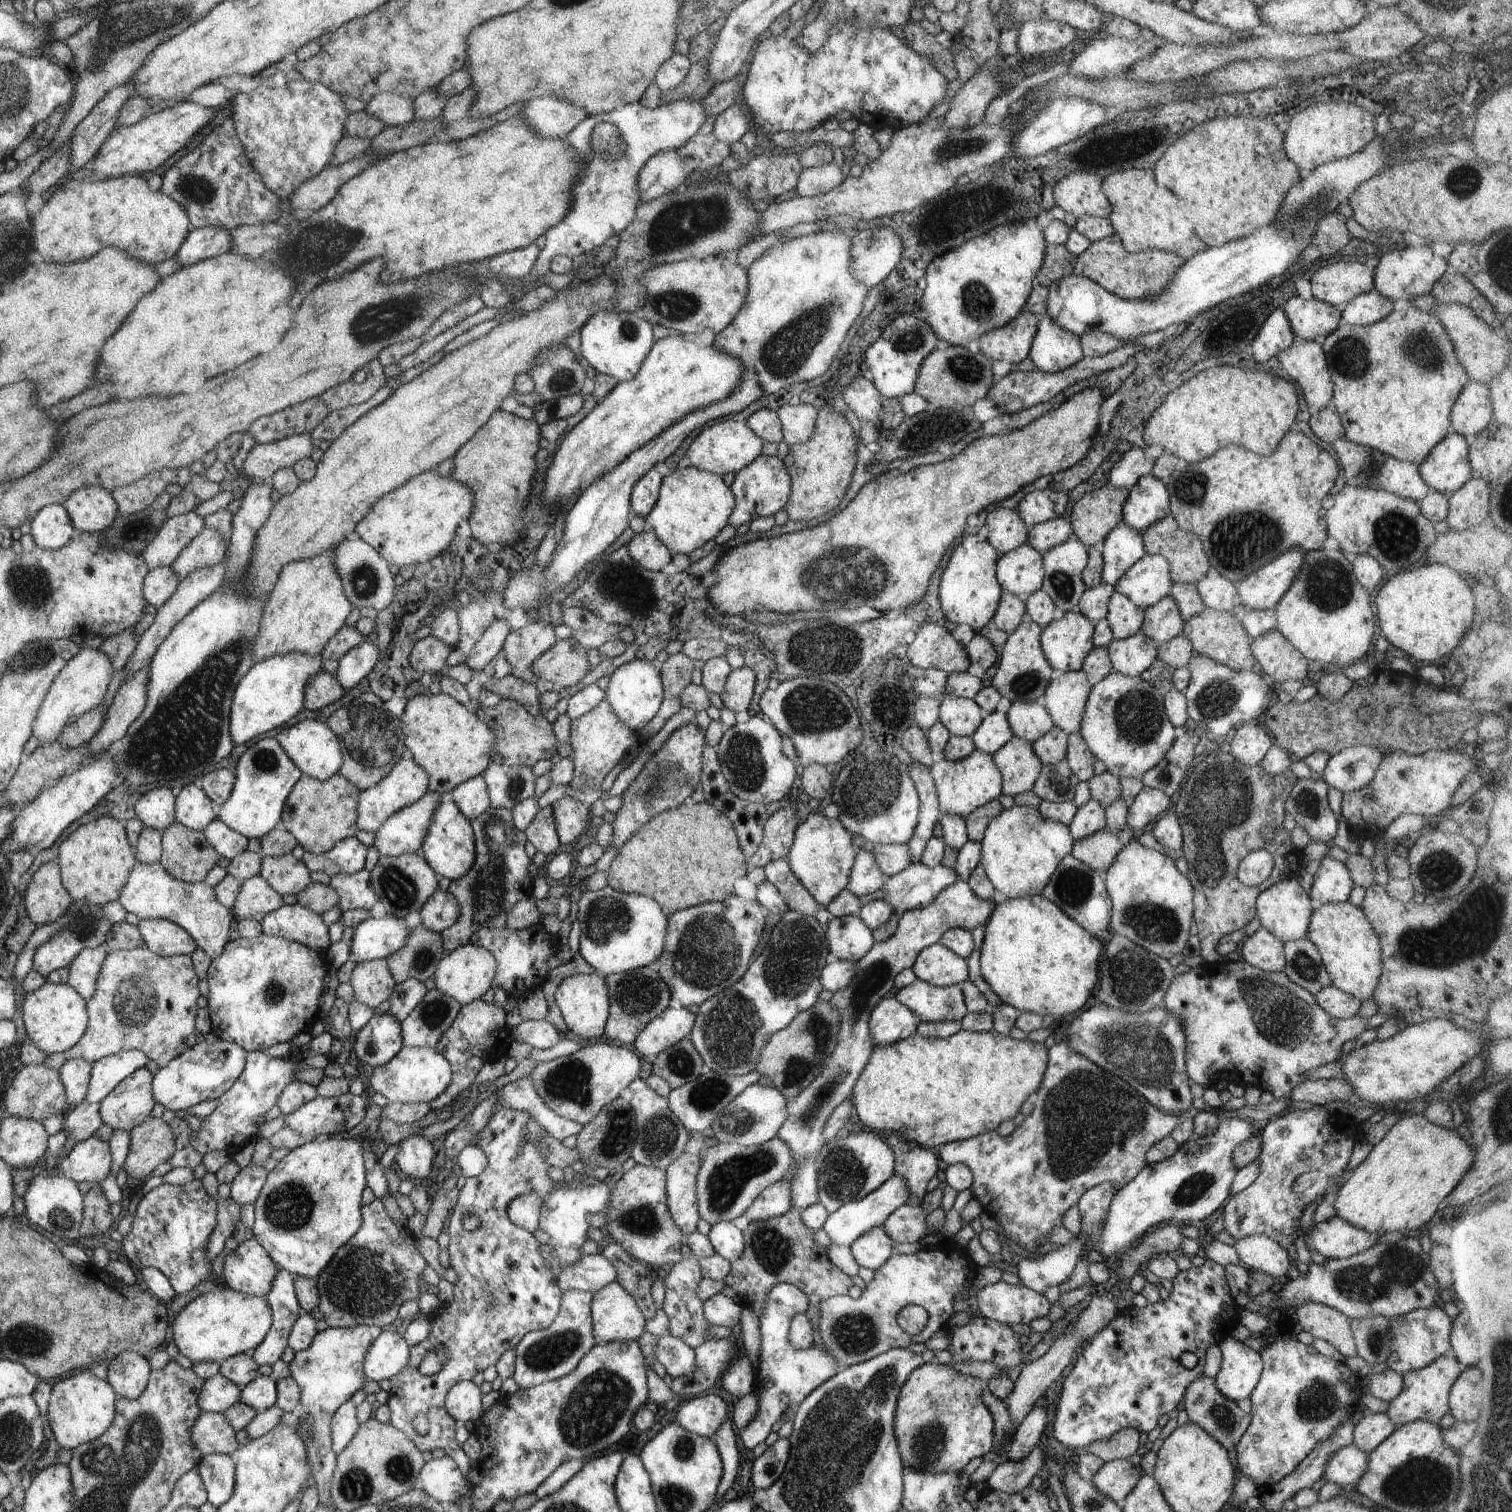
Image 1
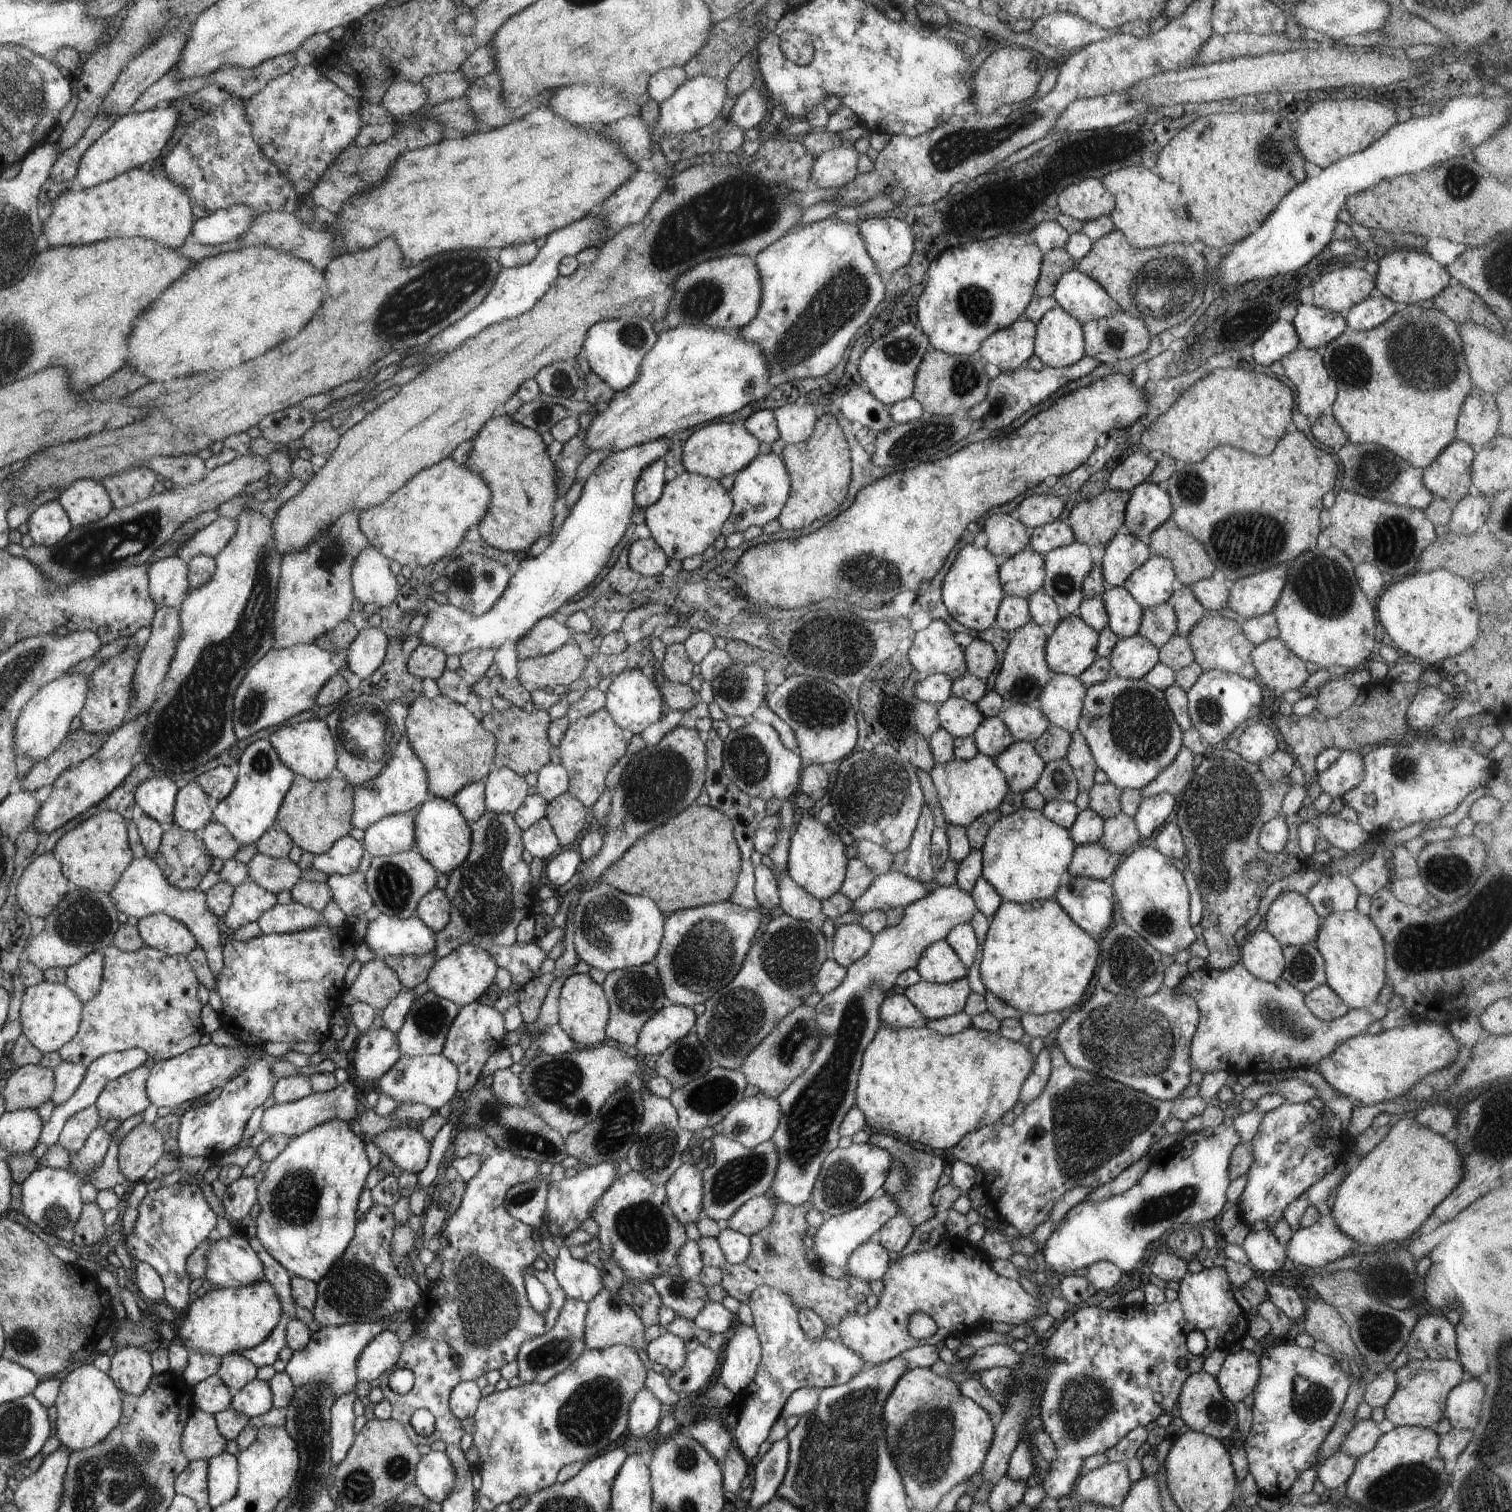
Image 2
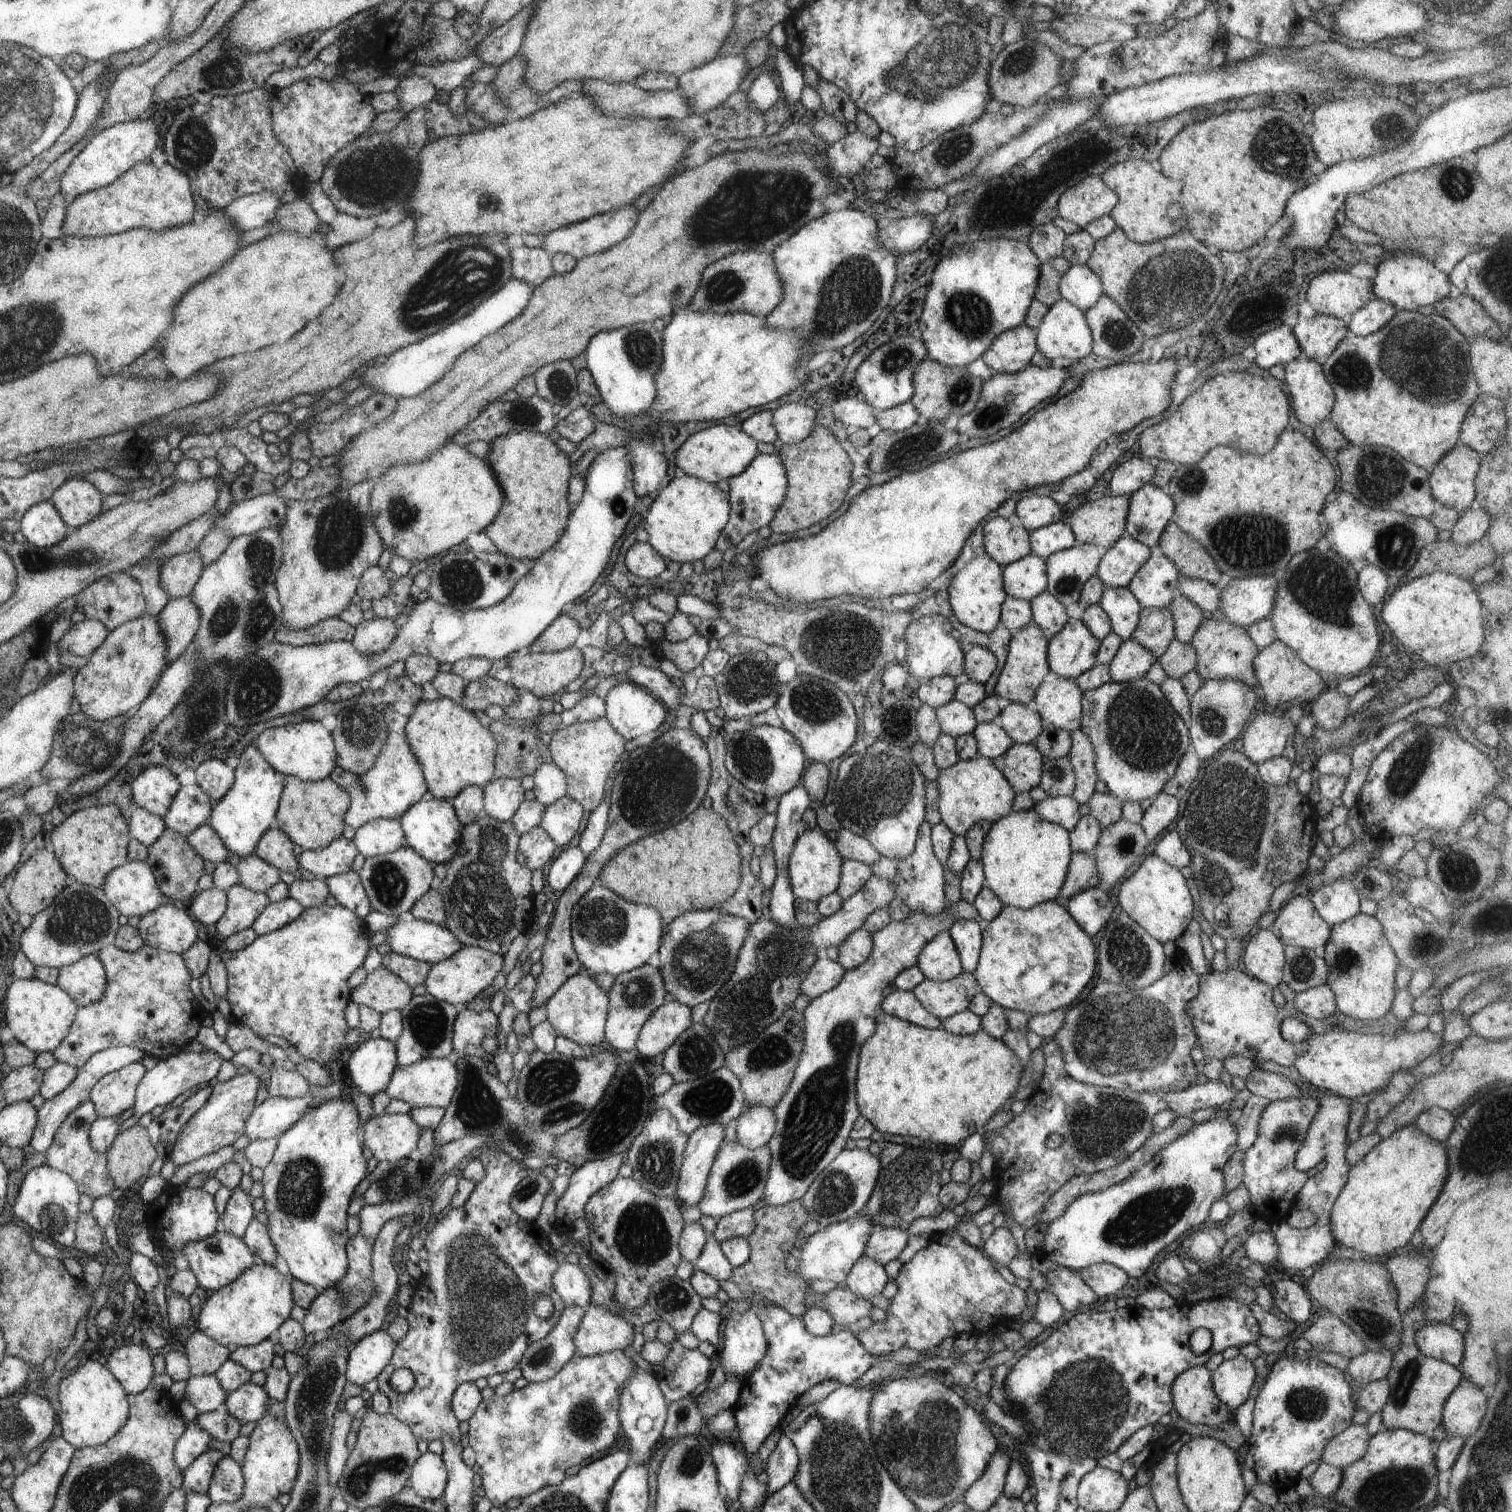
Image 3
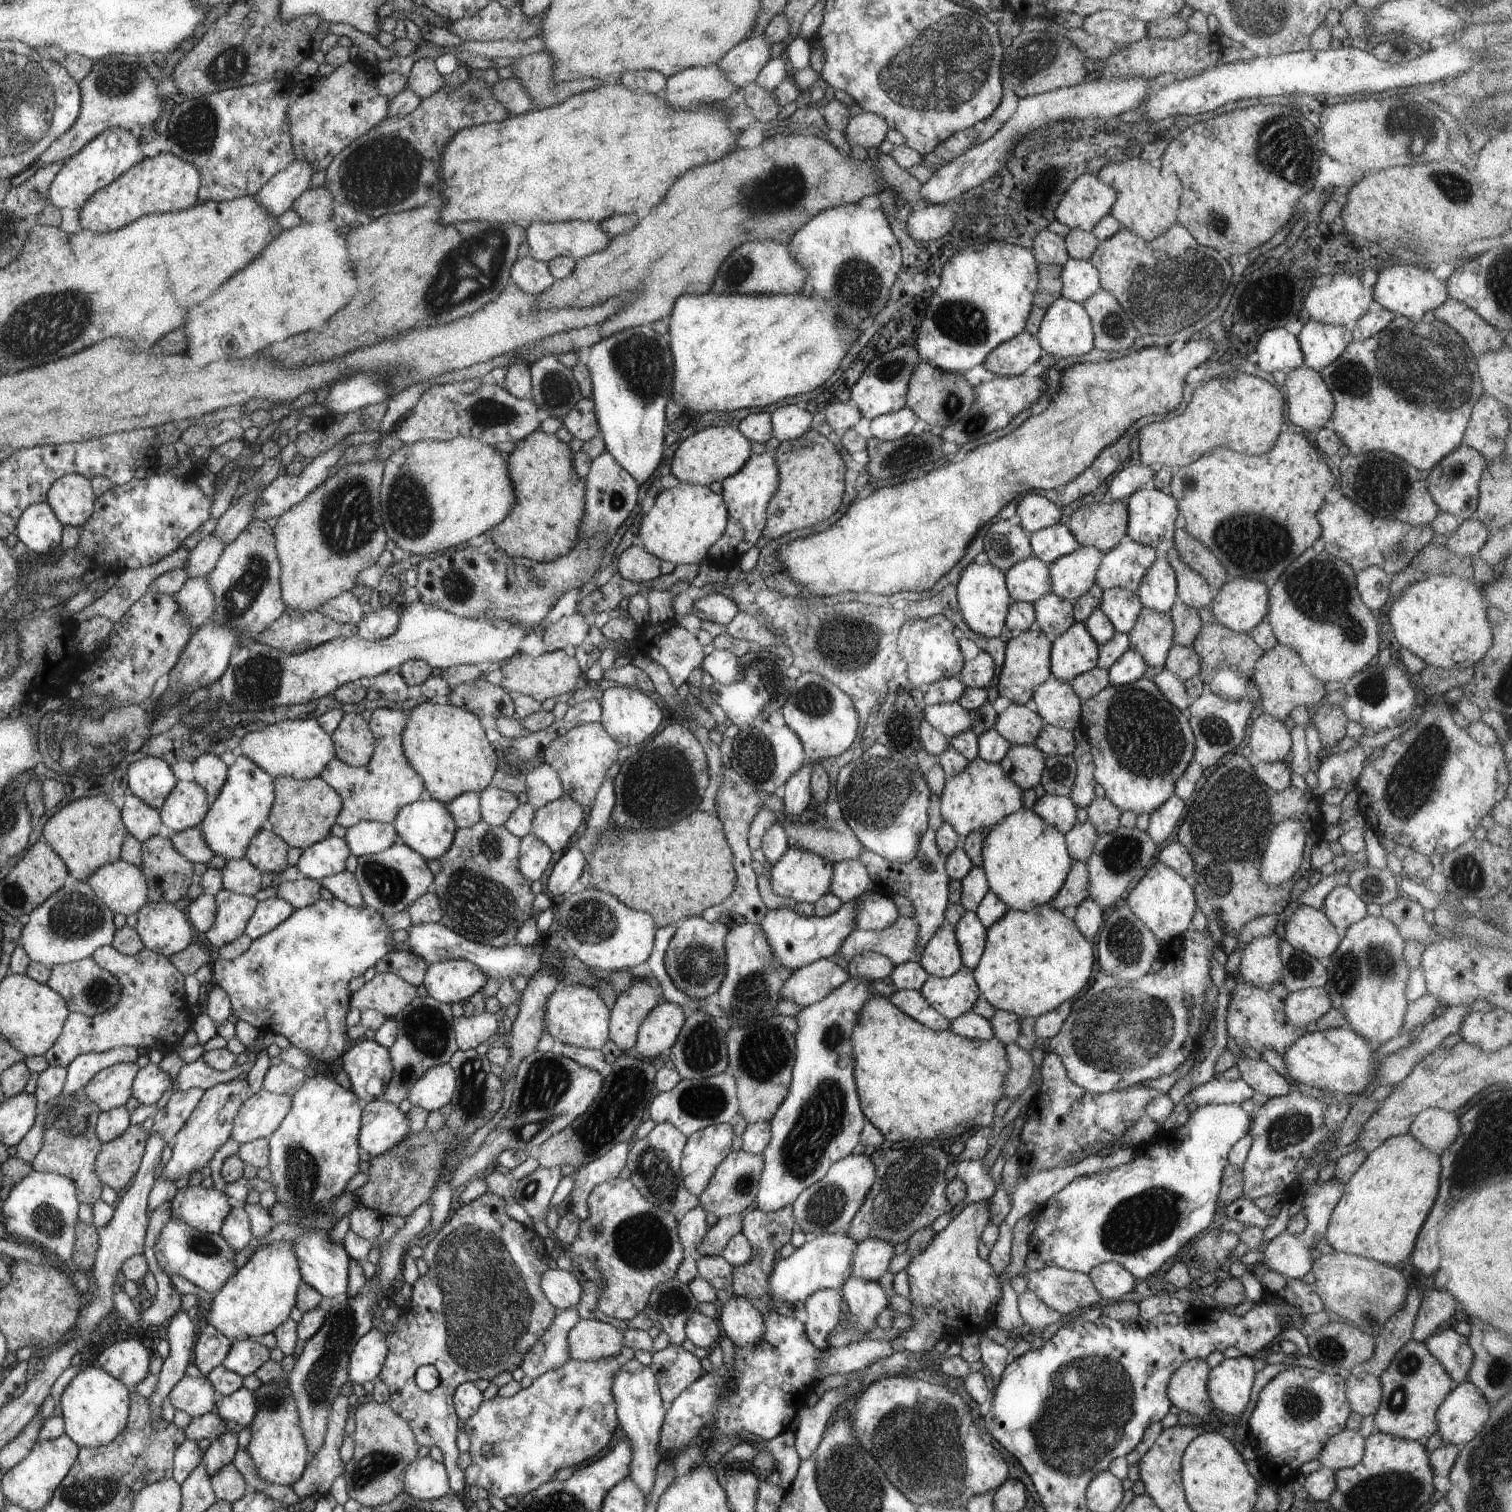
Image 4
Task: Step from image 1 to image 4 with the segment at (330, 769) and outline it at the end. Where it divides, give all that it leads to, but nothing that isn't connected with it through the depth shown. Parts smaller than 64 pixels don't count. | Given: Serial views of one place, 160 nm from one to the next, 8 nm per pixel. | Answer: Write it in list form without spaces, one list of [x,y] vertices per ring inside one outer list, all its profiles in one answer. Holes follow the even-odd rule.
[[[289,719],[273,725],[263,725],[262,729],[245,734],[240,743],[240,750],[274,779],[292,777],[310,780],[320,777],[326,765],[337,756],[333,737],[320,727],[317,719]]]

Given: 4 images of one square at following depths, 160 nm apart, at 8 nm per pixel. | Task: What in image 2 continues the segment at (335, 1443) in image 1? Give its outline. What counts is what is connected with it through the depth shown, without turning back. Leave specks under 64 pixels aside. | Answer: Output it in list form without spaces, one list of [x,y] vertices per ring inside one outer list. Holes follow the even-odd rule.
[[[350,1392],[339,1396],[332,1406],[332,1460],[335,1466],[344,1462],[348,1456],[348,1448],[351,1448],[354,1440],[354,1404],[356,1394]]]

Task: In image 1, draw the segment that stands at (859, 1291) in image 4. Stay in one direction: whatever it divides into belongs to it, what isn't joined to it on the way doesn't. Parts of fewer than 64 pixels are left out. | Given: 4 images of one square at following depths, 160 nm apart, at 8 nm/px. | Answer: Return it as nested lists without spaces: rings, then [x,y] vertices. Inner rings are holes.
[[[884,1225],[871,1228],[867,1233],[856,1238],[850,1245],[850,1250],[860,1267],[868,1267],[872,1270],[876,1270],[879,1266],[882,1266],[882,1264],[884,1264],[895,1251],[894,1242],[887,1235]]]

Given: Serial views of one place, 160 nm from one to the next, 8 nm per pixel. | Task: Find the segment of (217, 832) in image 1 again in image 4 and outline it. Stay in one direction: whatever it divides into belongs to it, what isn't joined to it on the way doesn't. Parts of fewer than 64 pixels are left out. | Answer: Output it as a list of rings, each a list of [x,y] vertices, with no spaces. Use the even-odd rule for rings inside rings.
[[[199,826],[182,832],[171,832],[168,838],[190,862],[207,864],[212,860],[212,856],[215,855],[205,841],[205,835]]]

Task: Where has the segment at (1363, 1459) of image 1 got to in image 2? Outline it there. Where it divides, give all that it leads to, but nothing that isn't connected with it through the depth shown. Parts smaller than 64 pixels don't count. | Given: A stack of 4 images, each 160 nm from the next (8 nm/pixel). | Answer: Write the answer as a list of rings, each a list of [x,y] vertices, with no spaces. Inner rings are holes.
[[[1338,1451],[1331,1457],[1326,1457],[1315,1466],[1317,1476],[1320,1478],[1325,1488],[1336,1490],[1340,1486],[1347,1484],[1351,1474],[1355,1470],[1357,1458],[1351,1454]]]

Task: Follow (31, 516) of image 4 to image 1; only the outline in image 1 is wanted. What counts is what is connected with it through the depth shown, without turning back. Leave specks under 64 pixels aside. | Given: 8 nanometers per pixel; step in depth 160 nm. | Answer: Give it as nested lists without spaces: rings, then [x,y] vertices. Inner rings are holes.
[[[46,505],[32,519],[30,534],[35,544],[45,549],[58,550],[68,545],[74,526],[64,505]]]

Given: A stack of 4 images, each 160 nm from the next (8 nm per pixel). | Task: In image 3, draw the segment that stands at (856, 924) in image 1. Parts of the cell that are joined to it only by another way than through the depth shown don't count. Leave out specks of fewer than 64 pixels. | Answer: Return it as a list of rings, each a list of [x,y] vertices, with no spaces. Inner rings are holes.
[[[860,928],[849,934],[838,946],[838,962],[846,969],[860,966],[873,949],[873,938],[866,929]]]

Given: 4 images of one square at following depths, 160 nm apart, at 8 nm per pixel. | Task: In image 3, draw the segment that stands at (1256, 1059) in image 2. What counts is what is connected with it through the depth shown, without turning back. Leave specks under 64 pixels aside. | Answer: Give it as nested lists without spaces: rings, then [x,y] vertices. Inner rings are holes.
[[[1228,969],[1226,971],[1204,970],[1199,978],[1198,996],[1191,1000],[1187,1006],[1187,1013],[1192,1017],[1195,1033],[1198,1037],[1197,1045],[1202,1049],[1206,1057],[1218,1059],[1223,1062],[1230,1056],[1244,1056],[1251,1058],[1254,1062],[1259,1060],[1272,1060],[1280,1066],[1292,1066],[1294,1061],[1308,1050],[1308,1041],[1293,1044],[1284,1040],[1280,1034],[1280,1025],[1285,1018],[1296,1018],[1305,1022],[1319,1035],[1330,1032],[1336,1027],[1336,1020],[1340,1014],[1320,1019],[1313,1019],[1302,1014],[1295,1005],[1296,993],[1284,982],[1280,984],[1282,997],[1274,996],[1274,987],[1265,982],[1246,974],[1242,969]]]

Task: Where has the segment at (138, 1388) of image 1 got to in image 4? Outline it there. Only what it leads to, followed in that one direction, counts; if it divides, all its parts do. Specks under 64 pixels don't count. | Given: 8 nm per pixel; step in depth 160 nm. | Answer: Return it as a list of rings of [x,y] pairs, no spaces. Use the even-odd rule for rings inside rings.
[[[130,1338],[116,1341],[91,1361],[125,1383],[130,1392],[151,1373],[148,1350]]]

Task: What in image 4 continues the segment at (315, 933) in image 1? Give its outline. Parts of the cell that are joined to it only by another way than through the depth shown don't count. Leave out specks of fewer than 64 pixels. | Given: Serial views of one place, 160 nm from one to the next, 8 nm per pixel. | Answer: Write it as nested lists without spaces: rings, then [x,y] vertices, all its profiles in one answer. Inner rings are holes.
[[[282,897],[266,899],[260,902],[256,912],[249,918],[246,934],[253,941],[270,930],[276,929],[281,922],[292,916],[296,908]]]

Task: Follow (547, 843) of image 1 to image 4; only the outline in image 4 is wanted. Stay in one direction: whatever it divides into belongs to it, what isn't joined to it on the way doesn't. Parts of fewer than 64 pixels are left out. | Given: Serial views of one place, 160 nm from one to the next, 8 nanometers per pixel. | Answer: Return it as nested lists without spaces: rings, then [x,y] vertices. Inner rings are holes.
[[[533,832],[523,836],[520,842],[520,858],[518,858],[518,868],[522,876],[531,881],[540,879],[546,868],[550,866],[552,853],[552,849]]]

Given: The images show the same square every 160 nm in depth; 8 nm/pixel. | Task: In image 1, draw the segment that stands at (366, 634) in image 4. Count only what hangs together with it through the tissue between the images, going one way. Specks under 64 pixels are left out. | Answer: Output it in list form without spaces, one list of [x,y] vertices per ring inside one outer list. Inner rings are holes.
[[[364,640],[349,650],[344,657],[339,658],[335,675],[347,694],[350,690],[356,689],[358,684],[372,672],[379,656],[378,644],[374,645]]]

